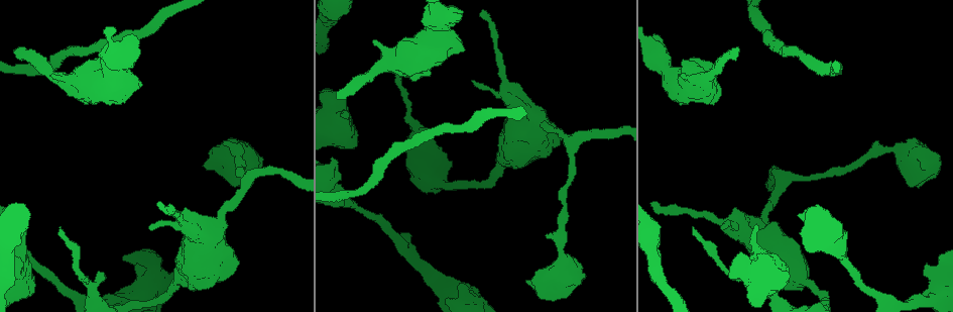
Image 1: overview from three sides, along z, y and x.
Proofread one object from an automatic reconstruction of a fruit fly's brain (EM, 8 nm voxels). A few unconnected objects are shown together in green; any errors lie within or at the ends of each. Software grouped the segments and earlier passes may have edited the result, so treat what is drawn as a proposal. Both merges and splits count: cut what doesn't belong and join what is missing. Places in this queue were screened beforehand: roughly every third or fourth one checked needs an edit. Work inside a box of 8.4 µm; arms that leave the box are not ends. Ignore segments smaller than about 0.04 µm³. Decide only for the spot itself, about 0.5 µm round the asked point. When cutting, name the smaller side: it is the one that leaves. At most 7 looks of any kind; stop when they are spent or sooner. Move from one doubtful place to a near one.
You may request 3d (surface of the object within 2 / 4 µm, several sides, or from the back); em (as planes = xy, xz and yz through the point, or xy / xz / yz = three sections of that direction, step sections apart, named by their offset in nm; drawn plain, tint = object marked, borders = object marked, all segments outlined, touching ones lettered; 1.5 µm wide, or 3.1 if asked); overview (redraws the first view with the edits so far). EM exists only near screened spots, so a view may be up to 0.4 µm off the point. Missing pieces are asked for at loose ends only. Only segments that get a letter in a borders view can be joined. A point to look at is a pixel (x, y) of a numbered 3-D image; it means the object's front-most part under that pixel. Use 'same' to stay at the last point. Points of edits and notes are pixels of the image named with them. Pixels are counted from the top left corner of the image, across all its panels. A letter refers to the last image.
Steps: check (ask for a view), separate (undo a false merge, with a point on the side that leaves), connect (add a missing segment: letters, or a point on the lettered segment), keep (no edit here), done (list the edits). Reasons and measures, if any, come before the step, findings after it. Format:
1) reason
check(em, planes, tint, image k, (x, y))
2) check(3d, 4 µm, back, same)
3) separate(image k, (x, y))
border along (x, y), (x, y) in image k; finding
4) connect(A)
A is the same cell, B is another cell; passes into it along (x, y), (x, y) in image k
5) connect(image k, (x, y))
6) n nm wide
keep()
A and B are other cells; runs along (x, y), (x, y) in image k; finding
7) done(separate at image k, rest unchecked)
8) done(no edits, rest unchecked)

free end
check(em, xy, step 4, tint, image 1, (341, 116))

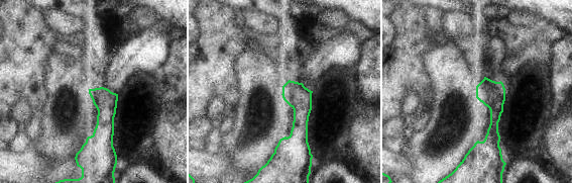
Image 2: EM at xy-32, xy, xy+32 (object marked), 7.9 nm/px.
check(em, planes, borders, same)

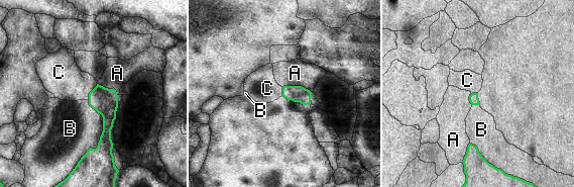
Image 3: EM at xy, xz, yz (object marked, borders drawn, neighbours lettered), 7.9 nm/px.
keep()
A, B and C are other cells; runs along (112, 91), (105, 144), (86, 159) in image 3; none of them fits

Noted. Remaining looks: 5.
tapers out
check(em, planes, plain, image 1, (694, 229))

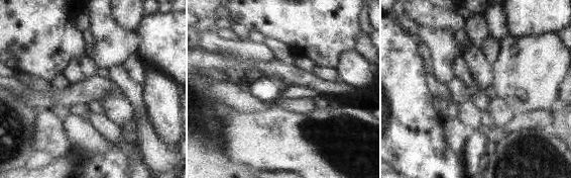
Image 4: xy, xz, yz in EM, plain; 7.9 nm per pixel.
check(em, planes, borders, same)

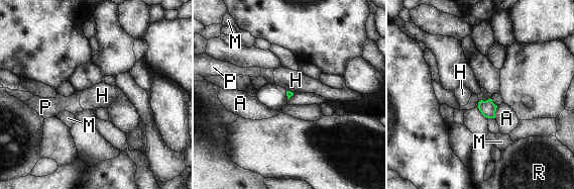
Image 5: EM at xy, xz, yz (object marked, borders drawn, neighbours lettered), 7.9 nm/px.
keep()
A, H, M, P and R are other cells; border along (479, 101), (476, 106) in image 5; none of them fits

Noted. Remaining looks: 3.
branch stops here
check(3d, 2 µm, image 1, (336, 98))

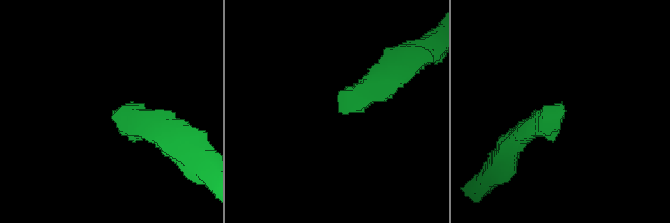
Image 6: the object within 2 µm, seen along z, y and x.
check(em, planes, borders, image 6, (344, 114))

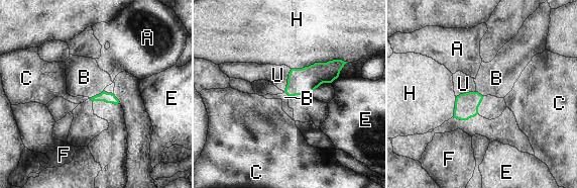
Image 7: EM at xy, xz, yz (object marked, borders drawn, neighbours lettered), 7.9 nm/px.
H touches over 460 nm
connect(B)
B is the same cell, A, C, E, F, H and U are other cells; passes into it along (104, 96), (96, 95), (84, 77) in image 7; it goes on there

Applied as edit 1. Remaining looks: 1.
done(connect at image 7, rest unchecked)

